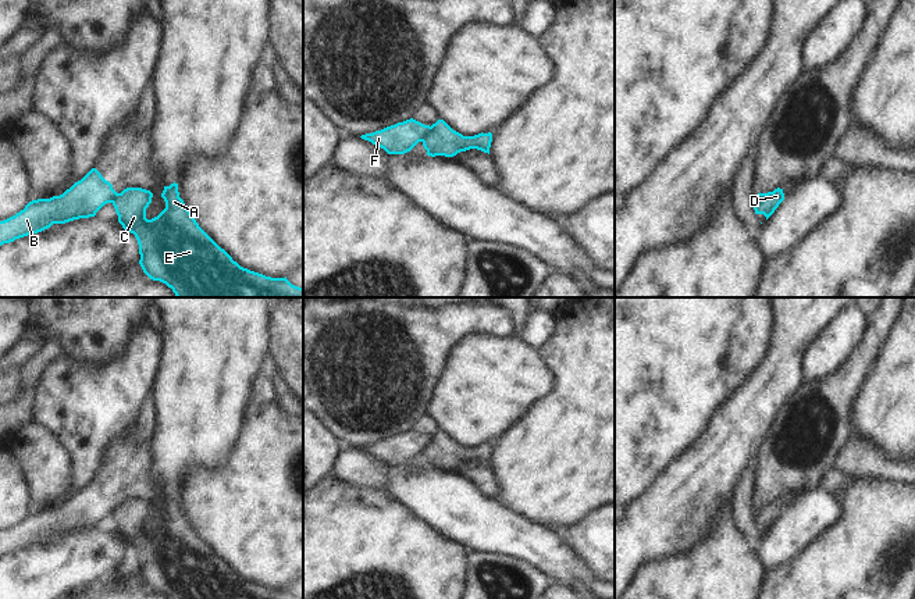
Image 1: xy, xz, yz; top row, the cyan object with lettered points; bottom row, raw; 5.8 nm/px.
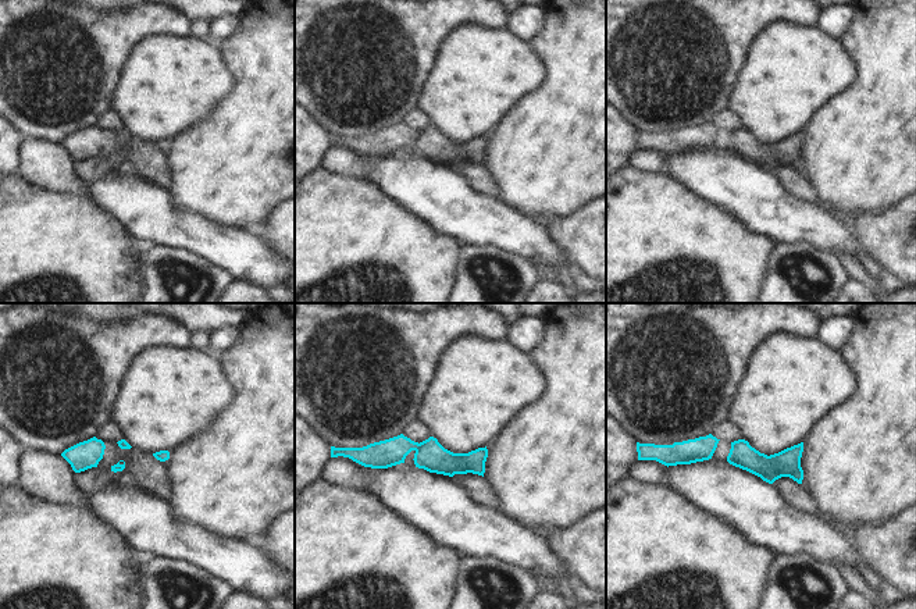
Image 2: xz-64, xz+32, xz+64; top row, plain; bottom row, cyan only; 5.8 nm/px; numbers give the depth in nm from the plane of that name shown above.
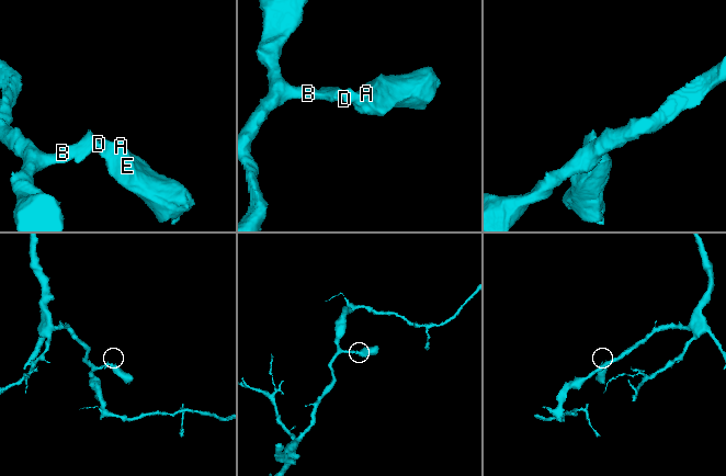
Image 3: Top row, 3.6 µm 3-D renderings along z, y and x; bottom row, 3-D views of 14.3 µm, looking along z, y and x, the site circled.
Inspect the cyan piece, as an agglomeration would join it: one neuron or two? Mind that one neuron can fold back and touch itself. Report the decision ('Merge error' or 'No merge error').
Merge error.

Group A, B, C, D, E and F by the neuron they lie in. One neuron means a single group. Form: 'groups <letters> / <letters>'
groups A C D E / B F

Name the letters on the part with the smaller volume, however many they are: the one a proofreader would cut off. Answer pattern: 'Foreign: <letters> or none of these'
Foreign: A, C, D, E

